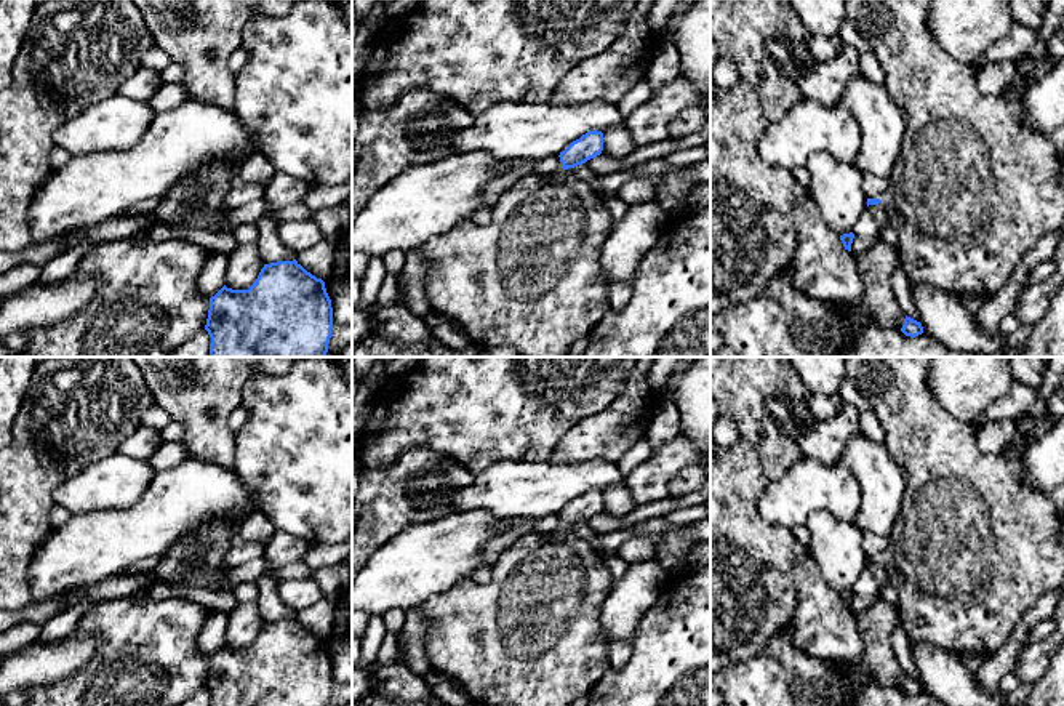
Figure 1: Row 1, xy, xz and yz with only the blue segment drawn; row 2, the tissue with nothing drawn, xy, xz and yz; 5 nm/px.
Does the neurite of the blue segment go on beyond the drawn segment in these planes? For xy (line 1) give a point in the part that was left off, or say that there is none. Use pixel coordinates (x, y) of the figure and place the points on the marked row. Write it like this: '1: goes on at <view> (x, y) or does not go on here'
1: does not go on here

